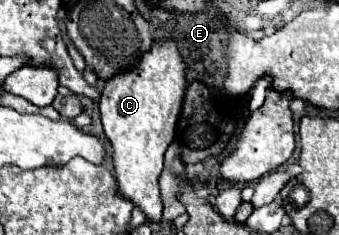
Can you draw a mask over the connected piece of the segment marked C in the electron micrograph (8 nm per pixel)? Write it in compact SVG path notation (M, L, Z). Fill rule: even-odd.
M174 37L154 39L134 69L106 81L100 99L104 133L114 149L114 167L120 193L140 207L148 219L162 219L162 197L158 177L164 167L164 153L176 135L176 121L186 93L186 63Z

